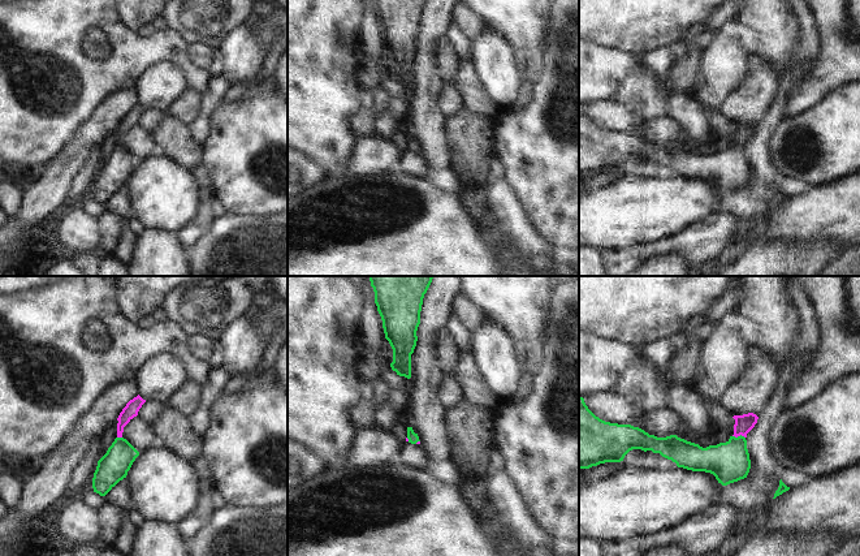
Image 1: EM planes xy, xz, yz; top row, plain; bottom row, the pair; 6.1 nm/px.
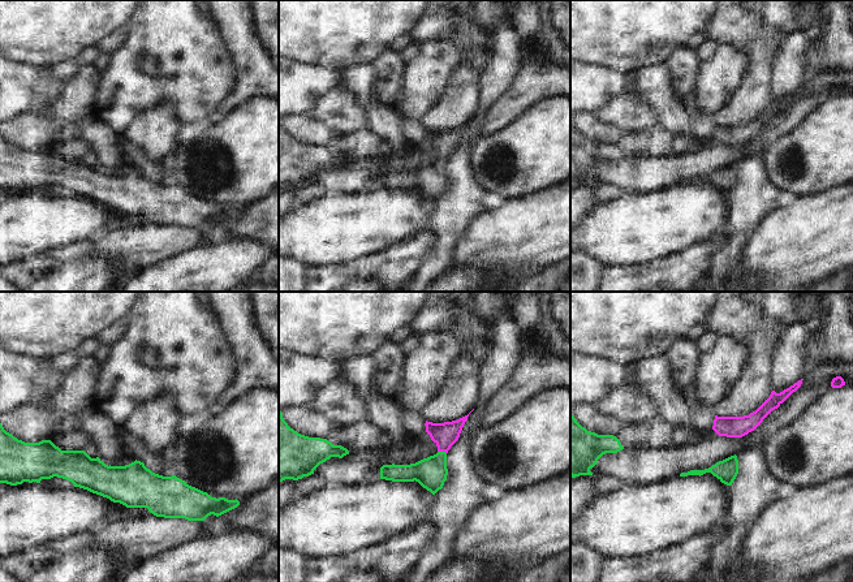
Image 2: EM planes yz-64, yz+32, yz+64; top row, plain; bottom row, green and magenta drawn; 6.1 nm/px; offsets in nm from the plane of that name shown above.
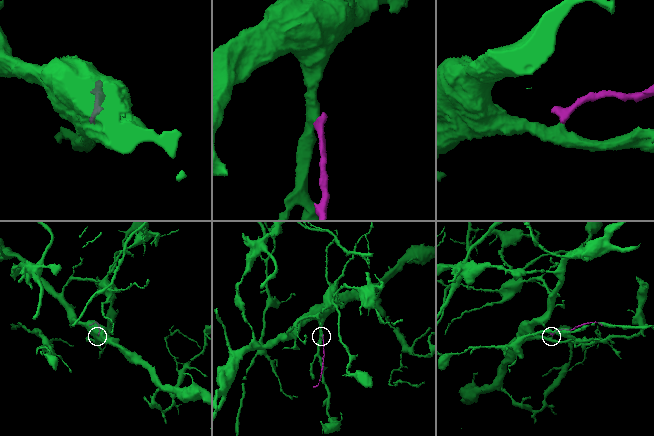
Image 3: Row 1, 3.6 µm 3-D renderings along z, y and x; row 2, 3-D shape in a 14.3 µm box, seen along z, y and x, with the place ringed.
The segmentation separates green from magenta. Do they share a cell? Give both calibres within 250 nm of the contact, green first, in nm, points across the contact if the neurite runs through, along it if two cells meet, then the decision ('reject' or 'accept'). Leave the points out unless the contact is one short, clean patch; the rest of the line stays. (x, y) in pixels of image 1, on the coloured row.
240/110 nm | across yz (729, 462), (739, 436), (744, 423) | accept

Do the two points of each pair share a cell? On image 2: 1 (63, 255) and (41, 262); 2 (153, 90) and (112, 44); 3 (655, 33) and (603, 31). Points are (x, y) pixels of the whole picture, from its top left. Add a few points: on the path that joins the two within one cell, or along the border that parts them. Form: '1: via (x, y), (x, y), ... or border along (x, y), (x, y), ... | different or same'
1: border along (46, 254), (59, 261) | different
2: border along (128, 25), (126, 39), (112, 52) | different
3: via (642, 31), (616, 31) | same

